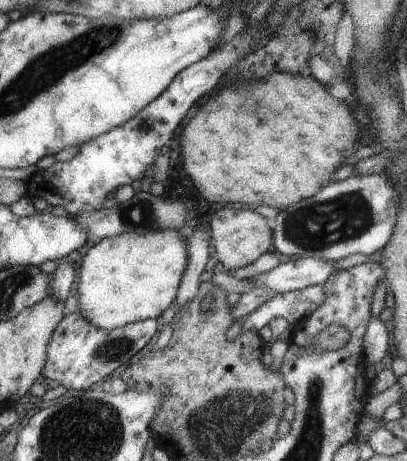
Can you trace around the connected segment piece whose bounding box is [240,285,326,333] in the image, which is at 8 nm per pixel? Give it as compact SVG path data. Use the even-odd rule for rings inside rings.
M310 285L303 289L277 293L274 300L264 302L260 308L246 316L240 332L262 330L274 317L286 318L289 324L295 325L298 320L306 318L324 304L324 288L321 285Z

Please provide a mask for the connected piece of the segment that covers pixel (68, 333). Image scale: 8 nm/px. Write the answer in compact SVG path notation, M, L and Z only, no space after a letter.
M79 312L64 316L53 331L47 347L47 362L42 375L46 379L56 380L68 390L81 393L95 387L99 382L120 366L124 366L136 354L151 345L151 339L157 332L156 319L147 319L129 323L113 330L96 329L81 318Z

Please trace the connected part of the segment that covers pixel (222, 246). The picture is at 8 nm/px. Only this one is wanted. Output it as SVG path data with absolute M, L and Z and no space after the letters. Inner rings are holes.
M222 208L217 210L211 219L211 240L214 244L216 258L230 270L238 270L258 260L268 252L273 243L273 227L263 215L249 208Z

